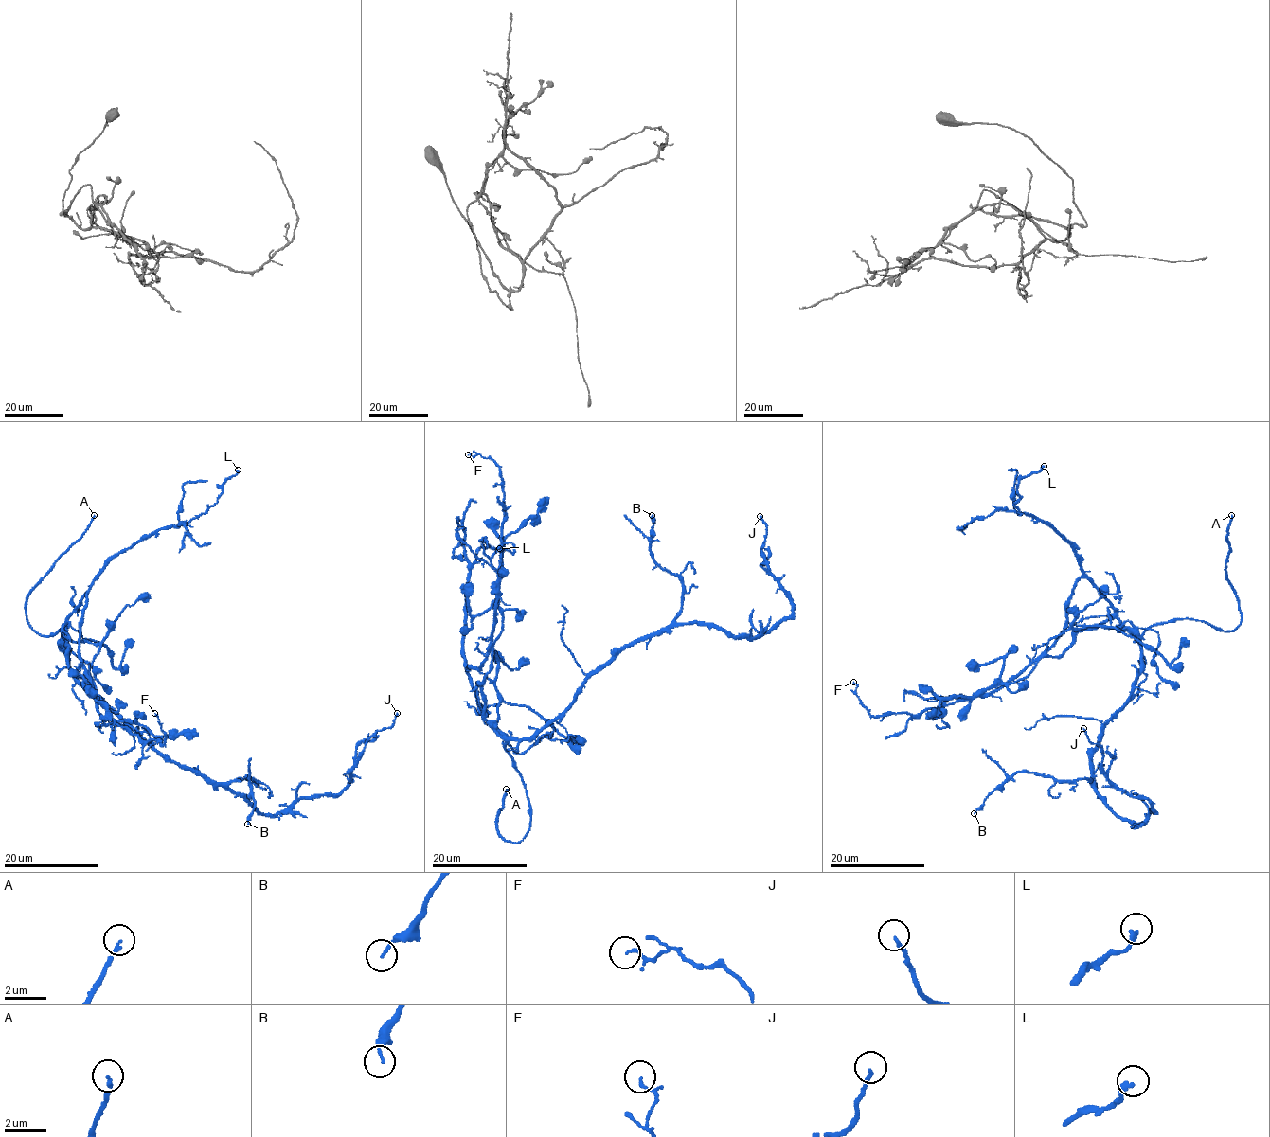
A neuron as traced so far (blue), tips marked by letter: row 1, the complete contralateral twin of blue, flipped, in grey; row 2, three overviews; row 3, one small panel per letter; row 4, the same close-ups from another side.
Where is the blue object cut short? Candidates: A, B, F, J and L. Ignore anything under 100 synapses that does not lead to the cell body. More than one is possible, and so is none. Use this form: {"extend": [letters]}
{"extend": ["A"]}

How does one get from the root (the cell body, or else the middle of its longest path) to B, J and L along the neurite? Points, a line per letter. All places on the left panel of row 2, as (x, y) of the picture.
B: (112, 707), (140, 737), (183, 767), (217, 782), (259, 782), (245, 776), (255, 802), (247, 824)
J: (112, 707), (172, 761), (244, 794), (264, 815), (352, 782), (367, 737), (391, 727), (397, 713)
L: (112, 707), (73, 674), (61, 646), (64, 621), (112, 559), (157, 531), (205, 513), (224, 481), (238, 470)

